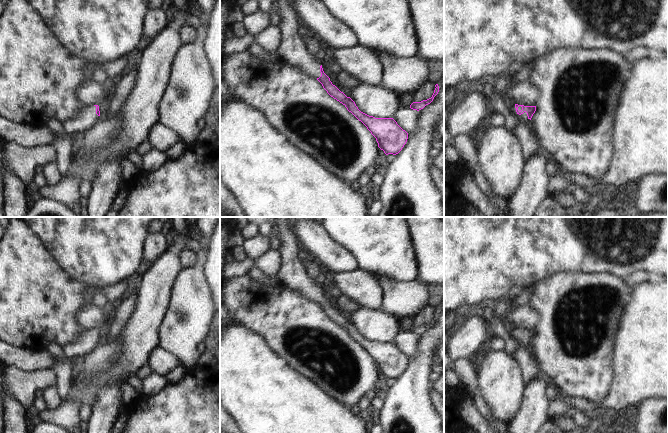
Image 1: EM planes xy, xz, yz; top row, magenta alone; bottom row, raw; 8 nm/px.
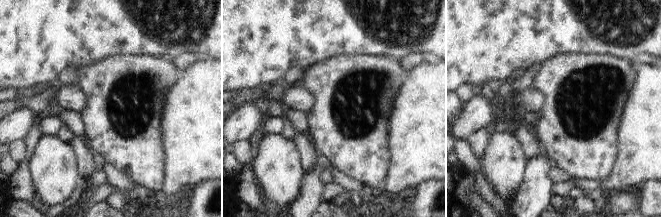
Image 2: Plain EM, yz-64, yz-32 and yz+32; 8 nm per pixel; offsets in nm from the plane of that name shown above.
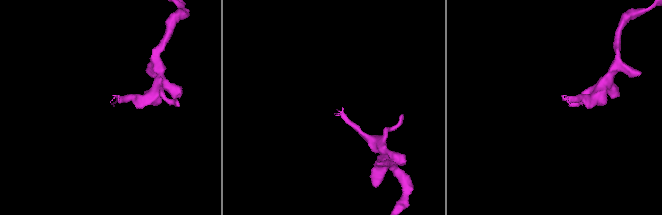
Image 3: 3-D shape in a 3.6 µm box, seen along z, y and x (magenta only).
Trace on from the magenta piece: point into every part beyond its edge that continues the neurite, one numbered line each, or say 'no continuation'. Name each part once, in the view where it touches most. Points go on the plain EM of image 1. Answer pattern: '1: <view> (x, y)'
1: yz (523, 342)

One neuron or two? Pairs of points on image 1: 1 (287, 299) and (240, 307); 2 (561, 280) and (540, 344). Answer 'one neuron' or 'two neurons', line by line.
1: one neuron
2: one neuron

